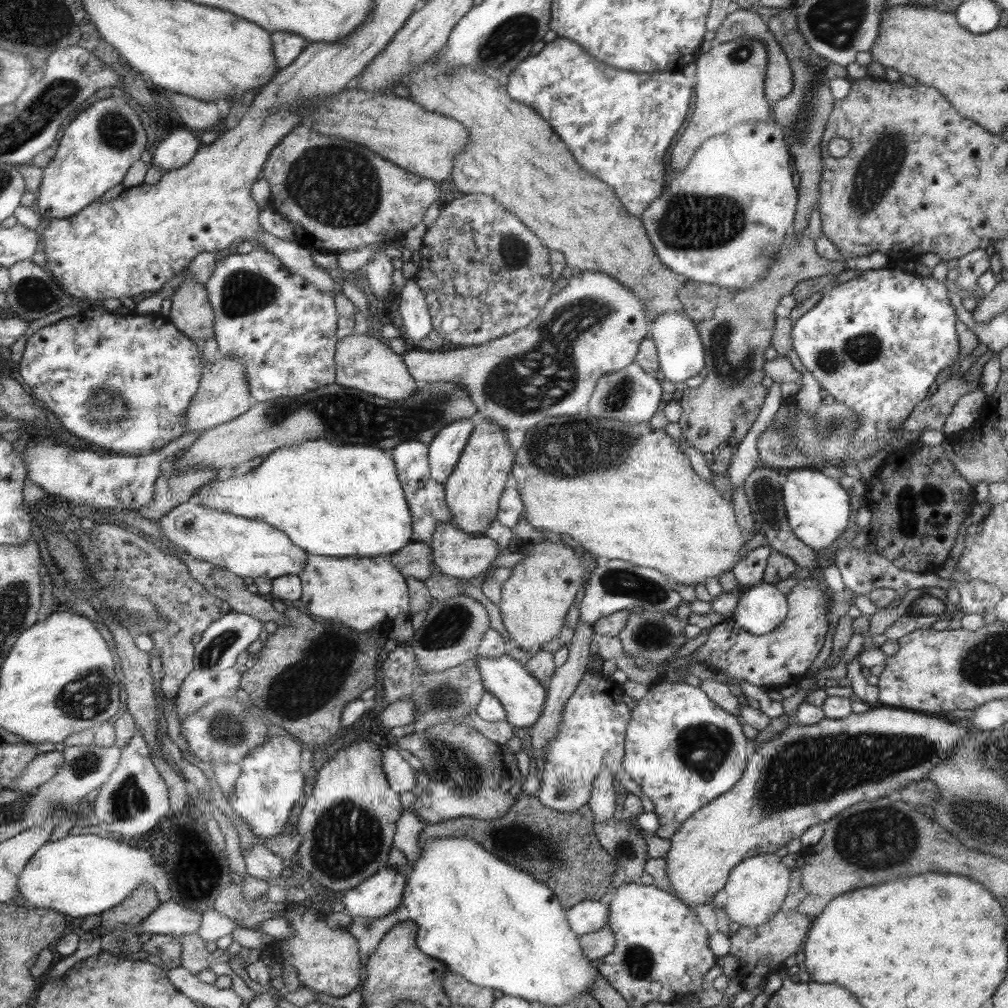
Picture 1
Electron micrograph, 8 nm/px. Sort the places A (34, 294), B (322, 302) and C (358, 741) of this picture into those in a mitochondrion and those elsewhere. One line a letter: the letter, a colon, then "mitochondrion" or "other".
A: mitochondrion
B: other
C: other

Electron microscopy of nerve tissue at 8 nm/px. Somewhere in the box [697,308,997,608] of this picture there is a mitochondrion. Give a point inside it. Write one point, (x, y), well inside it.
(730, 373)

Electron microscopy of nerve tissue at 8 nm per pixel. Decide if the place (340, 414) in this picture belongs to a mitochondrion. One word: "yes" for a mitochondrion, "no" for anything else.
yes

